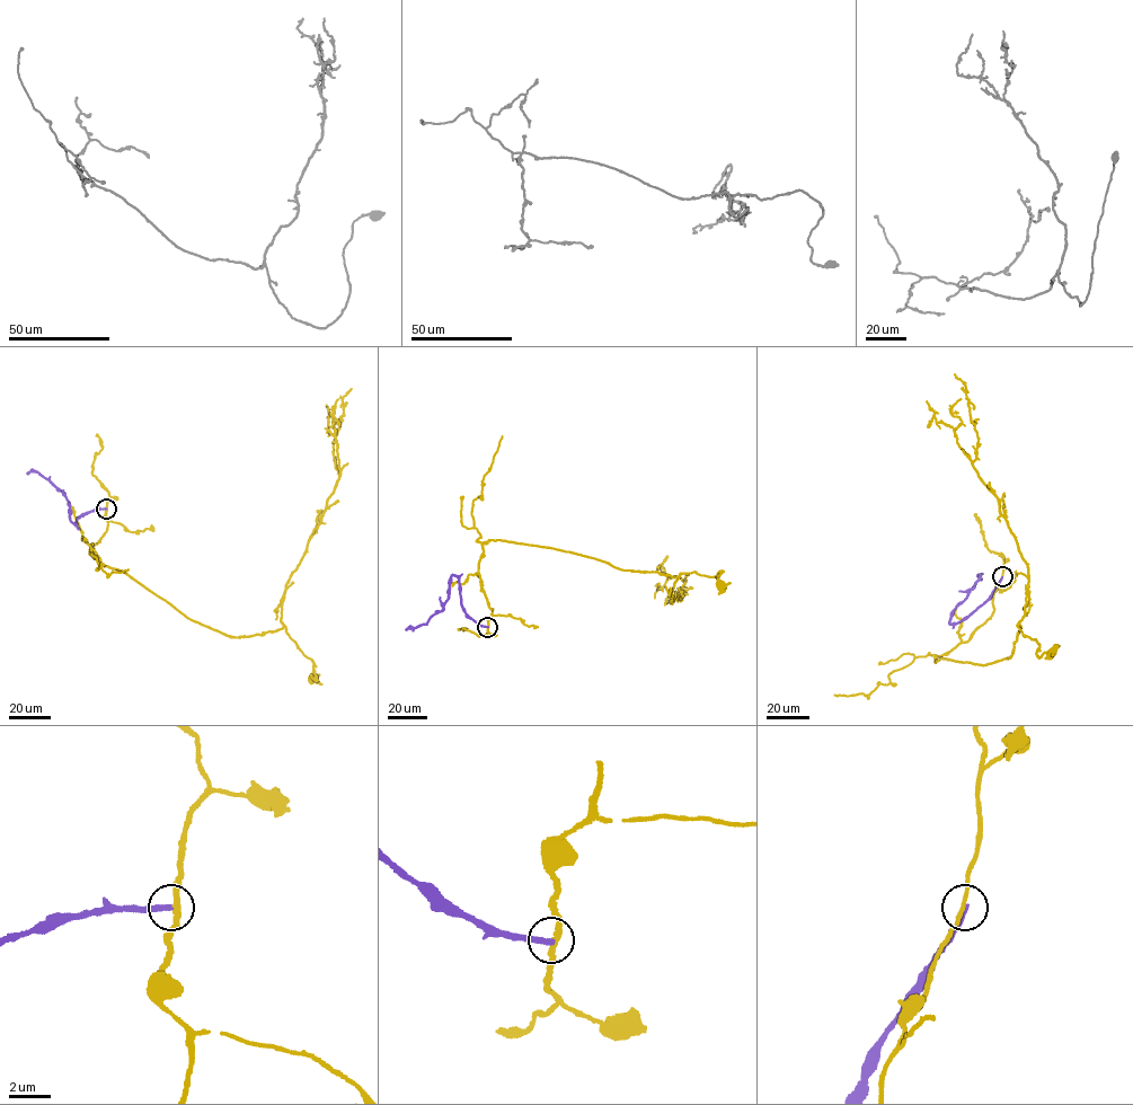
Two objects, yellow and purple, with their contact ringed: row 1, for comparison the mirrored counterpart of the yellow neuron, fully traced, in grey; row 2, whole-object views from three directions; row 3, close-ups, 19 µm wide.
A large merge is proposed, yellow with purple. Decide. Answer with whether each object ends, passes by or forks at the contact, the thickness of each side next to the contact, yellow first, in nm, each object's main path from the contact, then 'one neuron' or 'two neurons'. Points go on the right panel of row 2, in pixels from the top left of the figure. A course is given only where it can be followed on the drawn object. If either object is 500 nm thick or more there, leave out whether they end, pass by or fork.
yellow passes by; purple ends; calibres 200 and 240 nm; course yellow (1001, 576), (991, 616), (935, 662), (1009, 657), (1019, 621), (1036, 656), (1051, 653); course purple (1002, 576), (982, 604), (950, 624), (952, 611), (973, 589), (980, 574), (981, 580); two neurons

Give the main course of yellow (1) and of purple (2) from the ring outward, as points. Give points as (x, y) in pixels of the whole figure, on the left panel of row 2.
1: (106, 509), (106, 531), (93, 546), (91, 556), (188, 618), (228, 635), (285, 627), (313, 662), (312, 679)
2: (106, 509), (86, 512), (77, 518), (76, 524), (70, 520), (64, 493), (37, 473), (26, 473)

